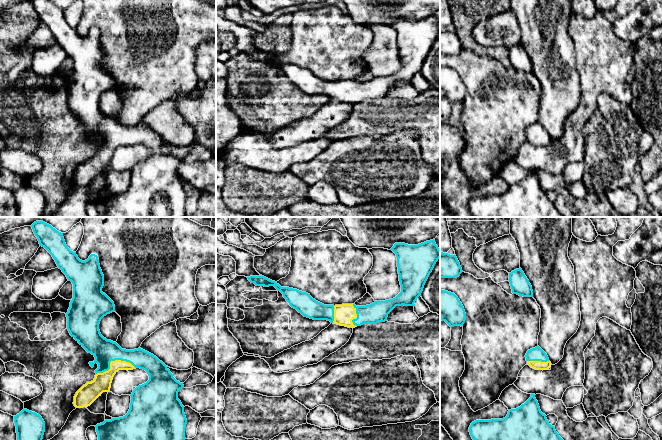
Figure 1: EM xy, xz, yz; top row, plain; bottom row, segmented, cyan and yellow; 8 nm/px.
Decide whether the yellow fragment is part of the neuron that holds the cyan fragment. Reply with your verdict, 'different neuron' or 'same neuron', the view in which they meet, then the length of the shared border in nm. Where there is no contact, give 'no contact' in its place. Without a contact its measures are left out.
same neuron | xy | 320 nm

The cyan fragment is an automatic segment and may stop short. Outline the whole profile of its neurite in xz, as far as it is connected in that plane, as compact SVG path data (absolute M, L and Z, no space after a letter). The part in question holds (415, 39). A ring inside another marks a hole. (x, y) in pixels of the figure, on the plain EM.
M435 16L418 21L395 19L390 25L397 33L397 43L401 68L393 75L375 77L366 82L355 80L324 81L306 68L289 63L281 63L264 52L247 53L256 62L274 62L283 70L289 81L304 93L313 96L327 96L333 100L355 104L363 100L385 98L388 90L396 82L415 82L415 77L423 67L424 61L440 34L440 25Z

